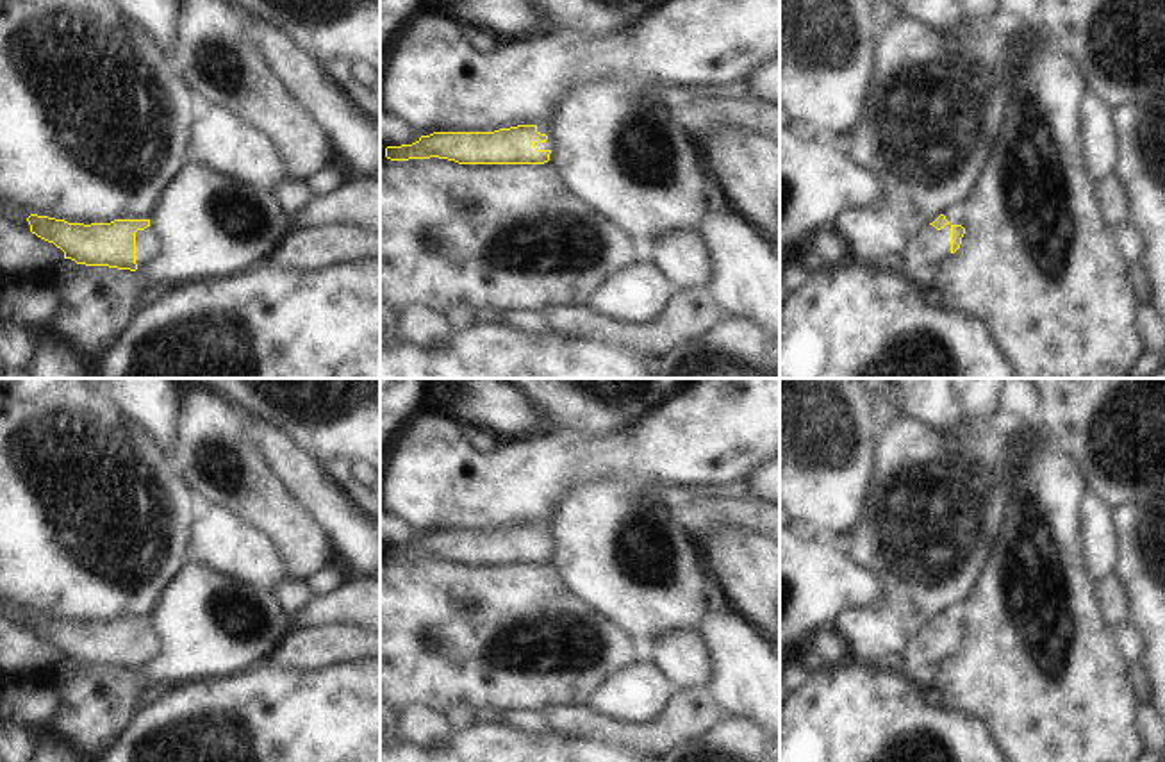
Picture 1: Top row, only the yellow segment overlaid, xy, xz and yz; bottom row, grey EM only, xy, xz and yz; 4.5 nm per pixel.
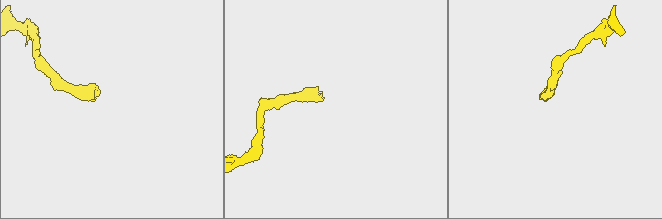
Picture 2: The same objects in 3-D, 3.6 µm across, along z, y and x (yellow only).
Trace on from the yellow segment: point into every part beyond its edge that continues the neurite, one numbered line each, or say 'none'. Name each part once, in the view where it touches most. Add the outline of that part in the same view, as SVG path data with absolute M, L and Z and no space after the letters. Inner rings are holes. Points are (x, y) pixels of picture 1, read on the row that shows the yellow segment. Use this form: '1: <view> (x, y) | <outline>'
1: xz (543, 127) | M539 123L539 125L537 125L537 132L546 134L548 139L546 139L544 143L541 143L541 141L537 139L537 141L535 141L535 148L537 148L537 150L549 150L549 148L553 148L553 141L551 141L551 136L549 136L549 123Z

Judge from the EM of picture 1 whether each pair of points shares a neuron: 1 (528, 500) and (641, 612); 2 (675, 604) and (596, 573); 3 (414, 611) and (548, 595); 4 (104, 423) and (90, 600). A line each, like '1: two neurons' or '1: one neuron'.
1: two neurons
2: one neuron
3: one neuron
4: one neuron

